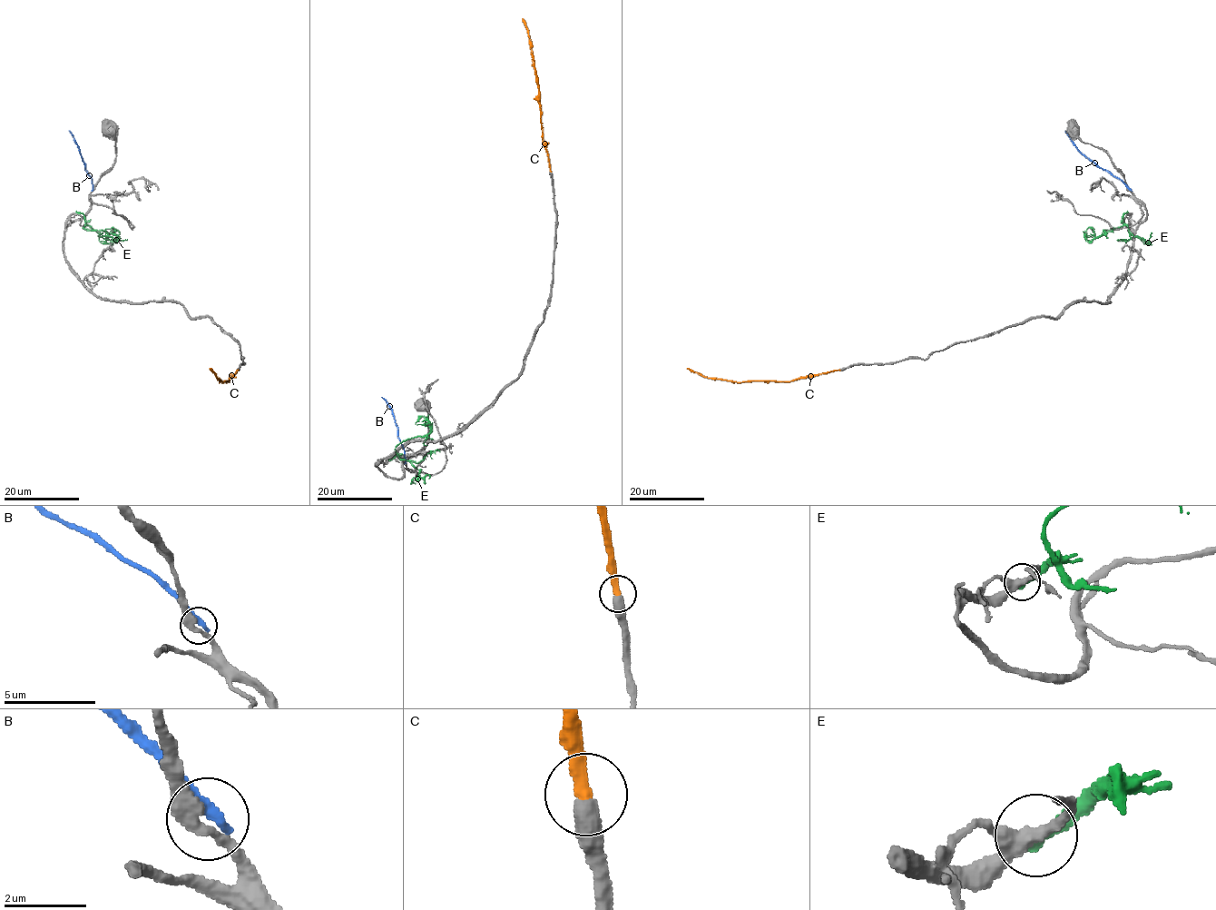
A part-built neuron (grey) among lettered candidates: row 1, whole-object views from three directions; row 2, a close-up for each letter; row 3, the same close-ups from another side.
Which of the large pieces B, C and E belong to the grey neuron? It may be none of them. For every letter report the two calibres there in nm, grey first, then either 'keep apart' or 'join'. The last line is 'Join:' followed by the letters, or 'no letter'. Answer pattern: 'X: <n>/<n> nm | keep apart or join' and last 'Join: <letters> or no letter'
B: 280/320 nm | keep apart
C: 460/320 nm | join
E: 320/380 nm | keep apart
Join: C

